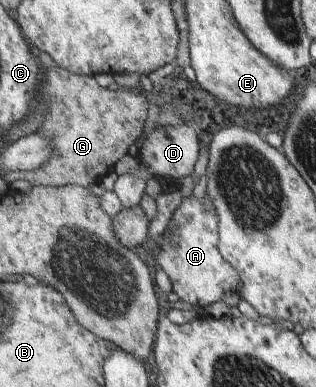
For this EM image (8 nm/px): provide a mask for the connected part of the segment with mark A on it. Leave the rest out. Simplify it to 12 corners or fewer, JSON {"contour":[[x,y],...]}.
{"contour":[[207,193],[176,209],[155,263],[193,308],[240,295]]}

